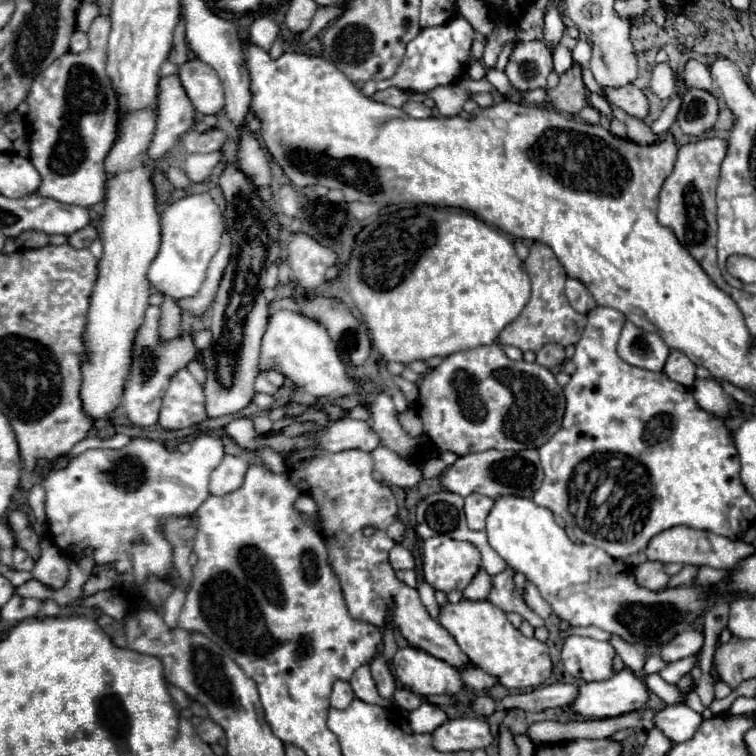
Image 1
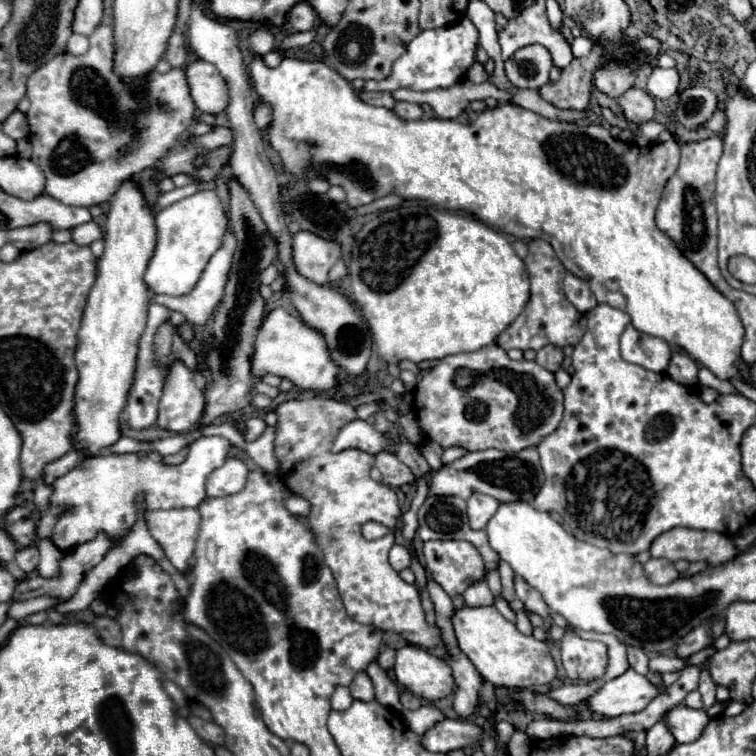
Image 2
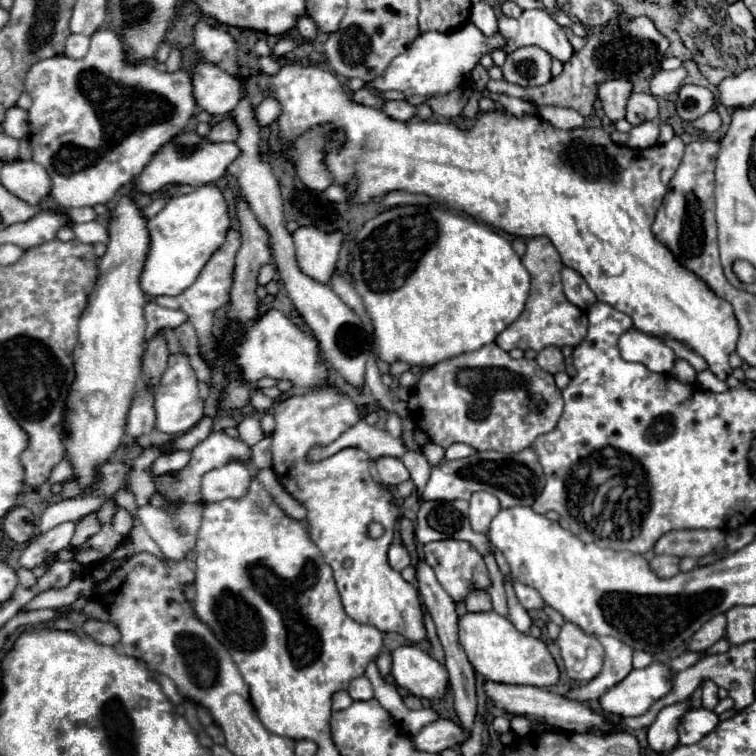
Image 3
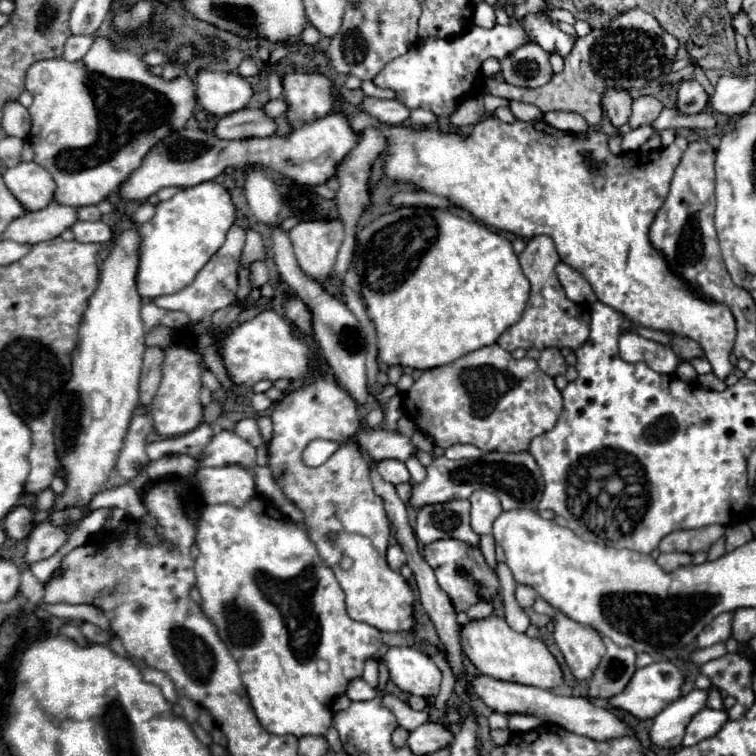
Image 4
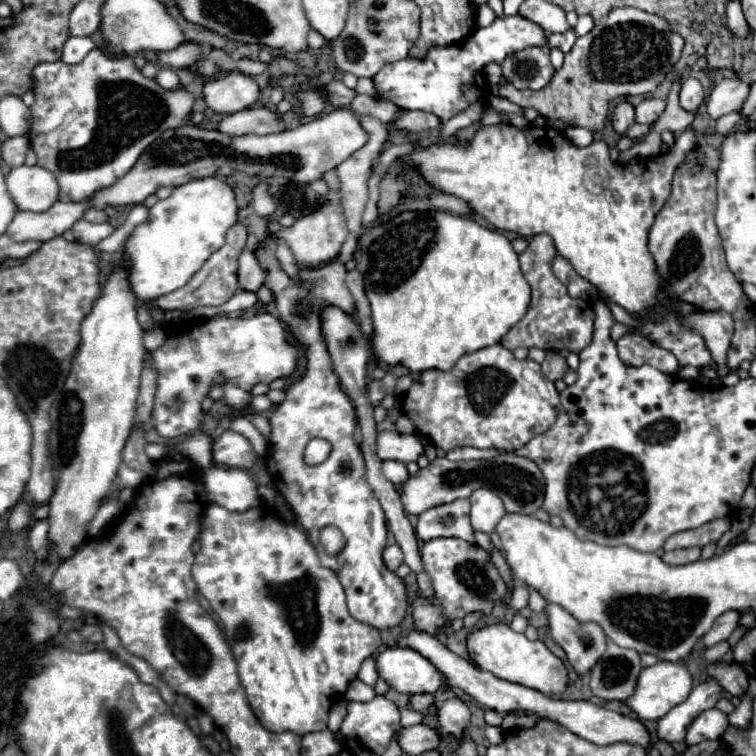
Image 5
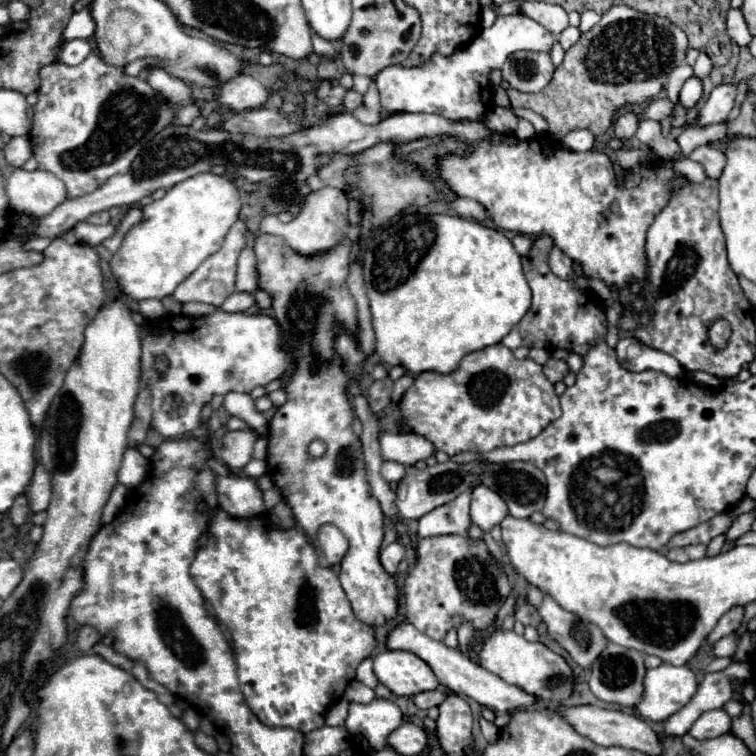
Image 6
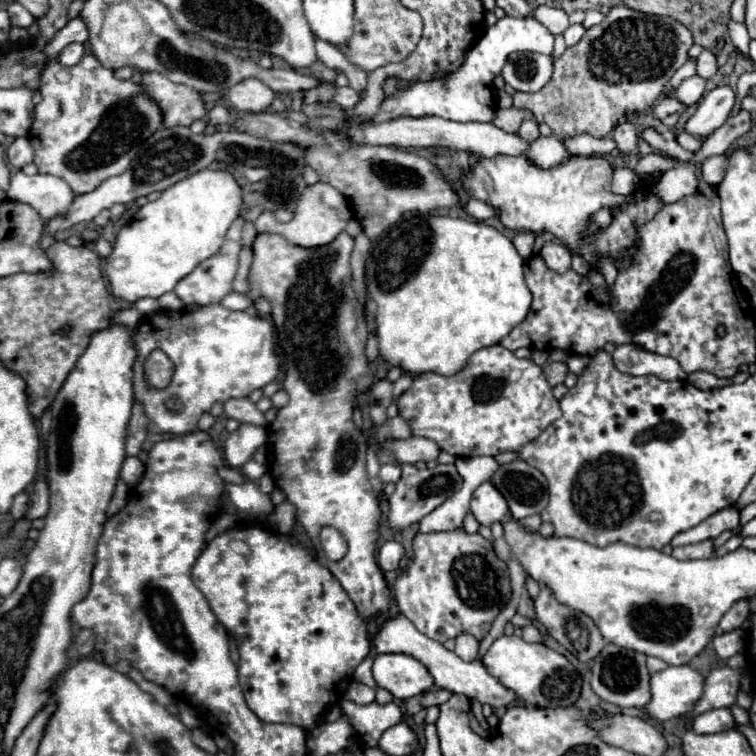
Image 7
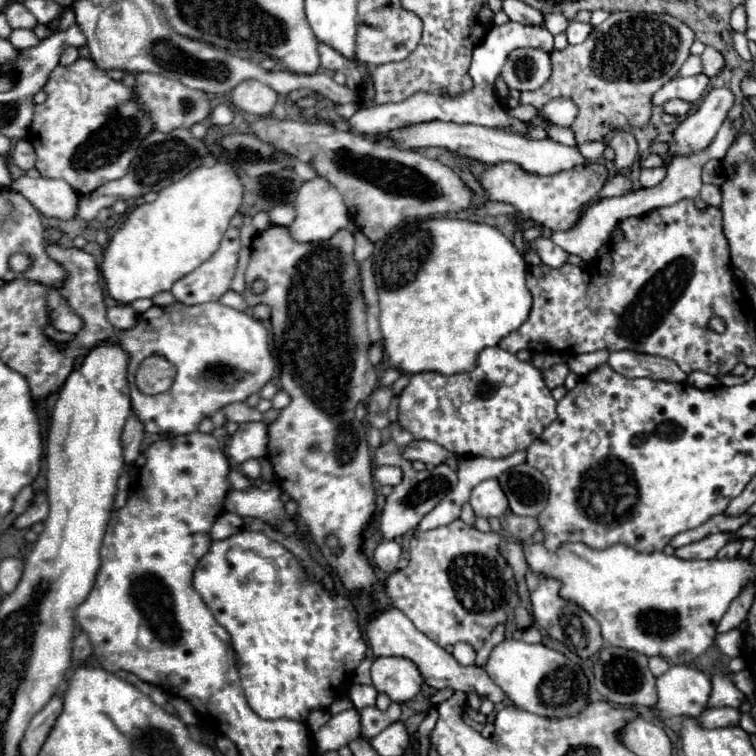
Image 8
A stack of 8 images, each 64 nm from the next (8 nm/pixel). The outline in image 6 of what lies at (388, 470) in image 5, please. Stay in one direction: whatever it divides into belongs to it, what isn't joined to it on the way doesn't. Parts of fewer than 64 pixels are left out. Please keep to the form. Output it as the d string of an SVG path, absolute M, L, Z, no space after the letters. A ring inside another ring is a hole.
M384 462L382 464L382 478L388 482L398 482L404 478L404 466L396 462Z

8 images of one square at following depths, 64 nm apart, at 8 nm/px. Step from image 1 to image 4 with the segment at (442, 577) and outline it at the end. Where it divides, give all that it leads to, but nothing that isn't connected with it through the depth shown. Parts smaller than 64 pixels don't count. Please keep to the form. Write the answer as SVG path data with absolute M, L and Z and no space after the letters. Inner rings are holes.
M436 540L424 546L424 560L434 570L438 586L448 594L456 612L466 612L472 604L484 600L492 602L492 598L500 592L500 582L496 572L486 564L480 548L474 548L462 540Z

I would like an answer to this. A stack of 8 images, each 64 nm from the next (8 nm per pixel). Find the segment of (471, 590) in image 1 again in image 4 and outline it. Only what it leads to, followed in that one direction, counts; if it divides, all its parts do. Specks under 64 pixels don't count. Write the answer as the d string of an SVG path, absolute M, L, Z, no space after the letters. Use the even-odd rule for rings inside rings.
M480 600L478 604L474 604L468 612L466 612L466 616L468 616L468 620L480 620L480 618L488 618L492 614L492 604L490 602L484 602L484 600Z

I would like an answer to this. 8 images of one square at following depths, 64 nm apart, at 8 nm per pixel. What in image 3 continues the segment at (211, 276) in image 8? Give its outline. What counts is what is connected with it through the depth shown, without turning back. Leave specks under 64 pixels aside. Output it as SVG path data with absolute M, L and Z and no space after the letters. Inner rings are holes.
M230 230L226 238L228 240L212 254L212 258L202 268L200 276L196 278L196 282L190 288L186 288L178 296L156 296L154 298L156 304L160 304L168 310L180 310L182 314L186 314L186 321L196 328L196 334L198 334L198 340L200 340L200 356L208 366L212 366L214 360L218 358L218 342L212 334L212 318L214 318L214 312L218 308L222 308L230 302L230 288L232 288L232 282L234 282L234 256L242 246L242 238L240 238L238 230Z

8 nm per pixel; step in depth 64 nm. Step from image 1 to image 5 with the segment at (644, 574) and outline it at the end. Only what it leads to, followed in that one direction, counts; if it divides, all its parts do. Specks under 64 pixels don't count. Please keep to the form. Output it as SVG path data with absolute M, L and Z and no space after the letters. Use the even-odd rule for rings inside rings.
M682 548L682 550L672 550L672 552L666 552L662 556L662 560L670 566L678 566L678 564L688 564L688 562L696 562L700 558L700 552L702 548Z

